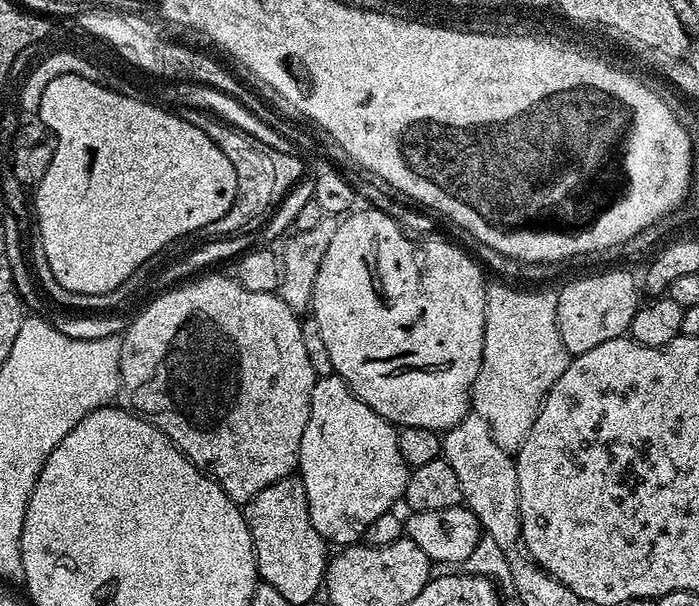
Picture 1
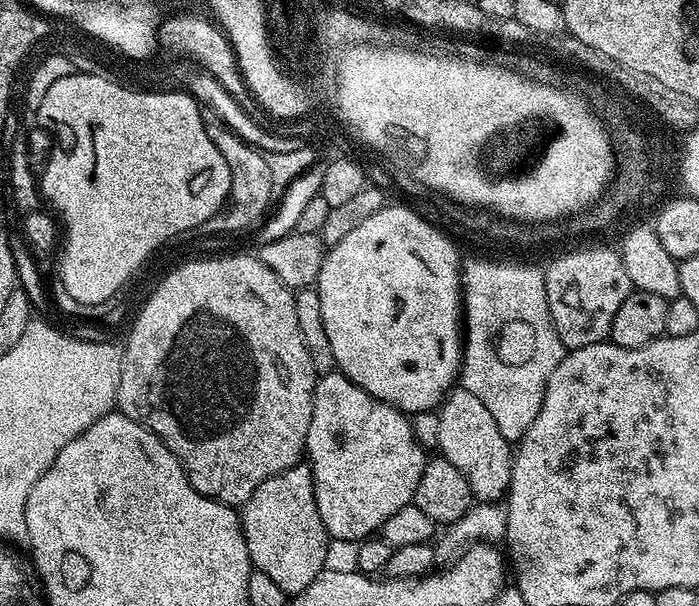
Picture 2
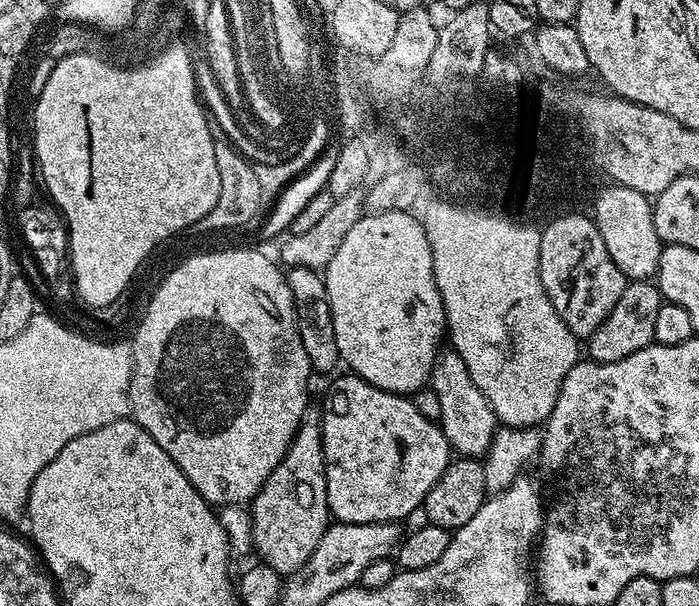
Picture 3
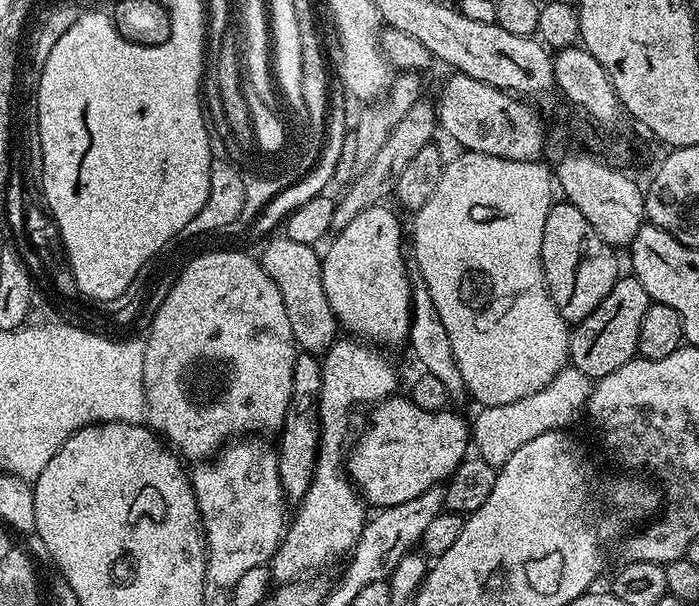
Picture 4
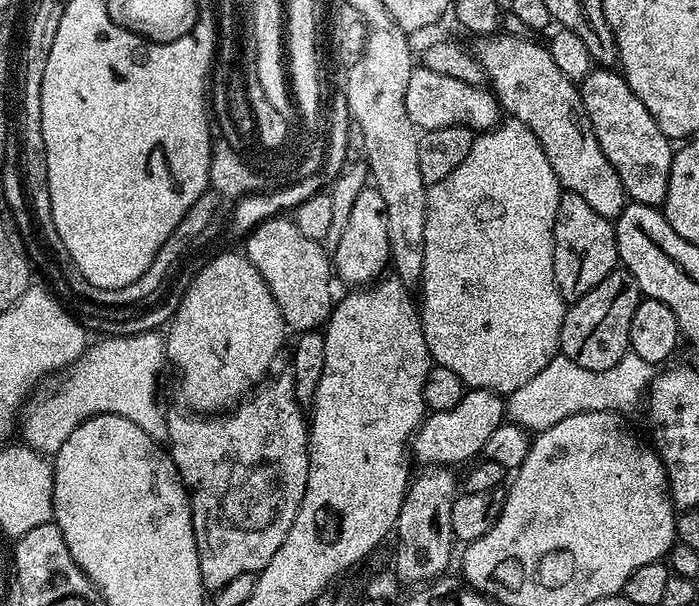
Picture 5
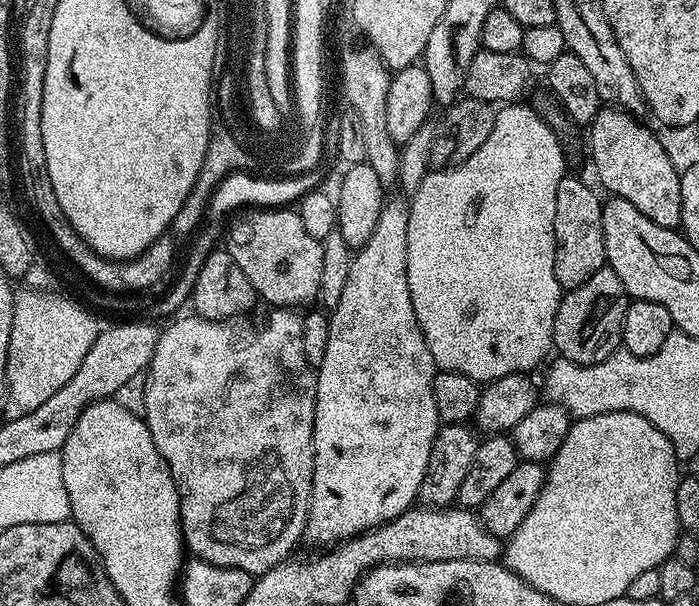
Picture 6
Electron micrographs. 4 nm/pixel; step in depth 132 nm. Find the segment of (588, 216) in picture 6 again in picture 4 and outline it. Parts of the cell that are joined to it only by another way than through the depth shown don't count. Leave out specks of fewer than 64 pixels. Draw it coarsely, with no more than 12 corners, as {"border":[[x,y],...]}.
{"border":[[553,203],[544,281],[570,326],[622,269],[578,206]]}

